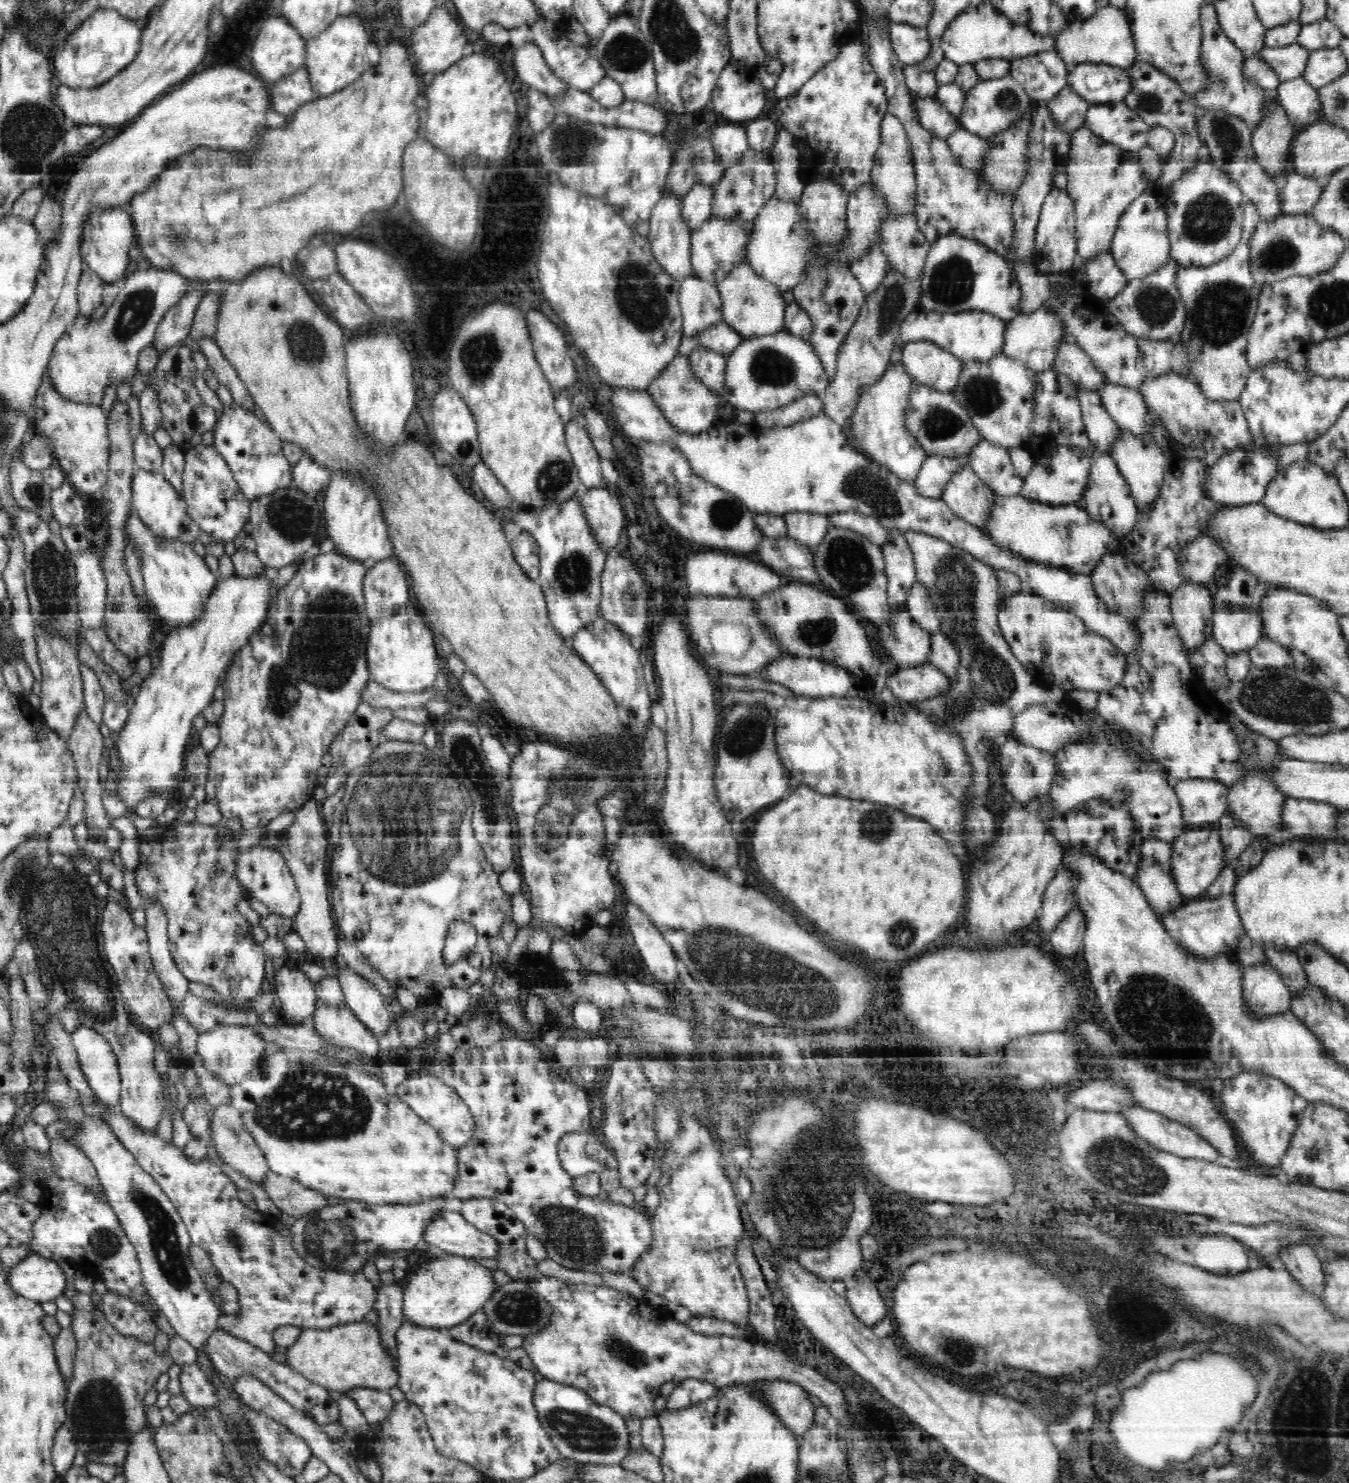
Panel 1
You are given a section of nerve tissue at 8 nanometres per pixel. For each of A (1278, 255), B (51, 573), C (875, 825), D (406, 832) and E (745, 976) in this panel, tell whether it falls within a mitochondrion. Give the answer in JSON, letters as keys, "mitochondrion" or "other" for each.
{"A":"mitochondrion","B":"mitochondrion","C":"mitochondrion","D":"mitochondrion","E":"mitochondrion"}

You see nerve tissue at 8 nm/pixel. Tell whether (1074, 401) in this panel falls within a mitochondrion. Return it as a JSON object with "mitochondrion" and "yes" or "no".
{"mitochondrion":"no"}

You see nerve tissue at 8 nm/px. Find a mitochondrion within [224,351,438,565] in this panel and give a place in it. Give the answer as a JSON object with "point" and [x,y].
{"point":[293,520]}

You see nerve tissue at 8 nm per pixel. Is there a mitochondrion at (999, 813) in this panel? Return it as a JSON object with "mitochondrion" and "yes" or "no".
{"mitochondrion":"no"}

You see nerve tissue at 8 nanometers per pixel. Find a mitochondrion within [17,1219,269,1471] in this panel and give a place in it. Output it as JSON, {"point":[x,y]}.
{"point":[97,1412]}

